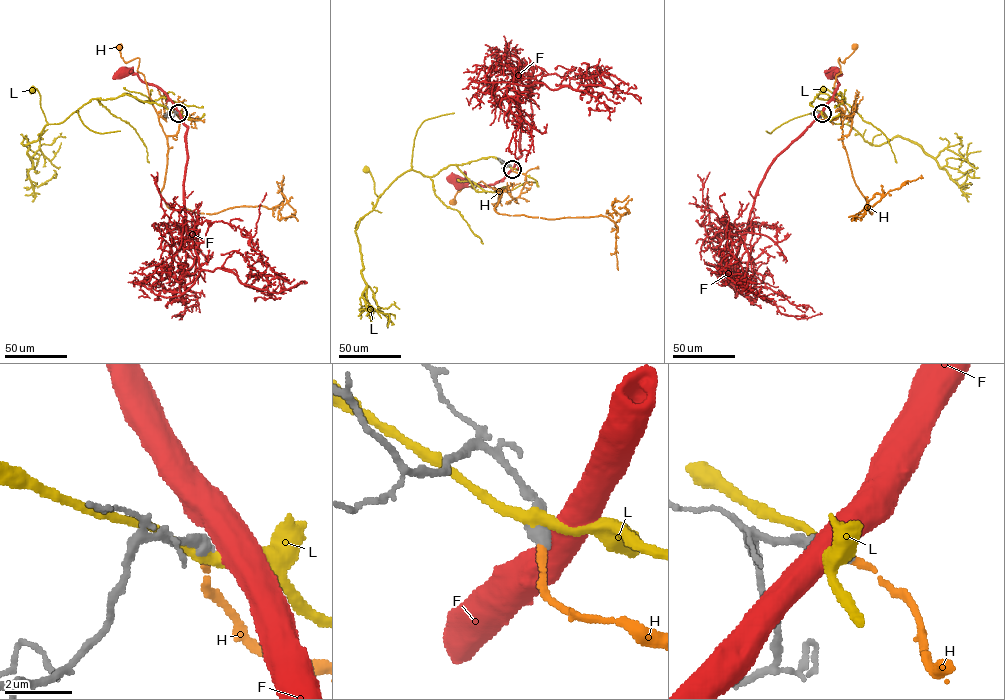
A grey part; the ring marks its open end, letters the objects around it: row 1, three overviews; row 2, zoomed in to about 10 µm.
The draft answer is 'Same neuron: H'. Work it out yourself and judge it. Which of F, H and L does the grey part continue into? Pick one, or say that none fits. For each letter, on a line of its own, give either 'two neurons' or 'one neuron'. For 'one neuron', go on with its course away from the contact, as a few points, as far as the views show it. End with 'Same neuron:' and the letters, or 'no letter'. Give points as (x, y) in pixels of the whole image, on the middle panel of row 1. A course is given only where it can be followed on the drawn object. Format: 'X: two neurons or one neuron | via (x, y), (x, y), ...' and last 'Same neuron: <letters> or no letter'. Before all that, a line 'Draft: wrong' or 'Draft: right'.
Draft: right
F: two neurons
H: one neuron | via (512, 169), (525, 176), (521, 193), (516, 198), (480, 181), (474, 188), (473, 185), (459, 189), (453, 201)
L: two neurons
Same neuron: H

